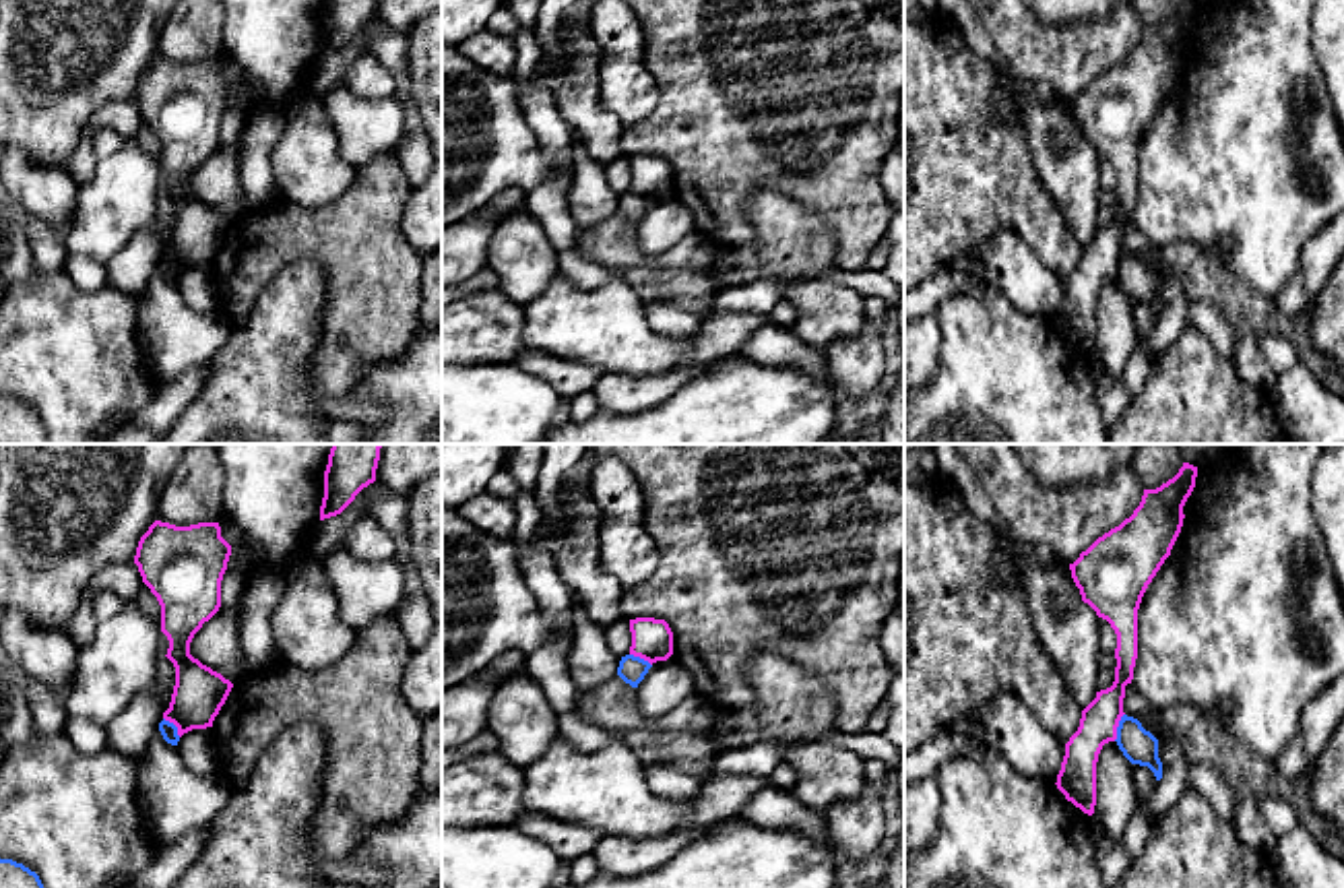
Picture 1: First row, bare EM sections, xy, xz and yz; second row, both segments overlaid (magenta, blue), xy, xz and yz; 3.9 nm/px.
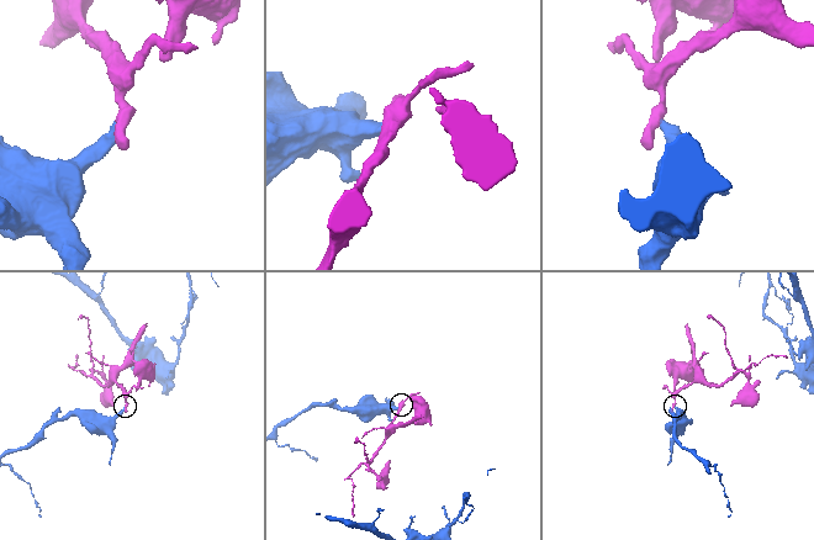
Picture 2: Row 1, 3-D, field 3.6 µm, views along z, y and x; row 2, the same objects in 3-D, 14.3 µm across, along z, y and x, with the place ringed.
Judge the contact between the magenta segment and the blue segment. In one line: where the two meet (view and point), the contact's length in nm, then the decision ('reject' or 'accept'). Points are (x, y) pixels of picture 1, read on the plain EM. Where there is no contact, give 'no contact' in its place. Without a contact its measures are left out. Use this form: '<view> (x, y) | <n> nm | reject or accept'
yz (1117, 263) | 120 nm | reject

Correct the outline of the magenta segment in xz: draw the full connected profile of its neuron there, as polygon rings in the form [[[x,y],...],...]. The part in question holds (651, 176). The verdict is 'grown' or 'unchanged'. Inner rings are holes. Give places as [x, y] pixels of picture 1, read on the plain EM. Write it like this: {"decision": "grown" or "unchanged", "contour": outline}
{"decision": "unchanged", "contour": [[[636,155],[630,157],[632,184],[630,192],[648,198],[667,198],[673,192],[673,169],[665,157]]]}

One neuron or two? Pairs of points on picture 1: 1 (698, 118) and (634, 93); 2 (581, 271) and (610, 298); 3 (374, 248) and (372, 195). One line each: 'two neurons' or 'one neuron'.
1: two neurons
2: two neurons
3: one neuron

